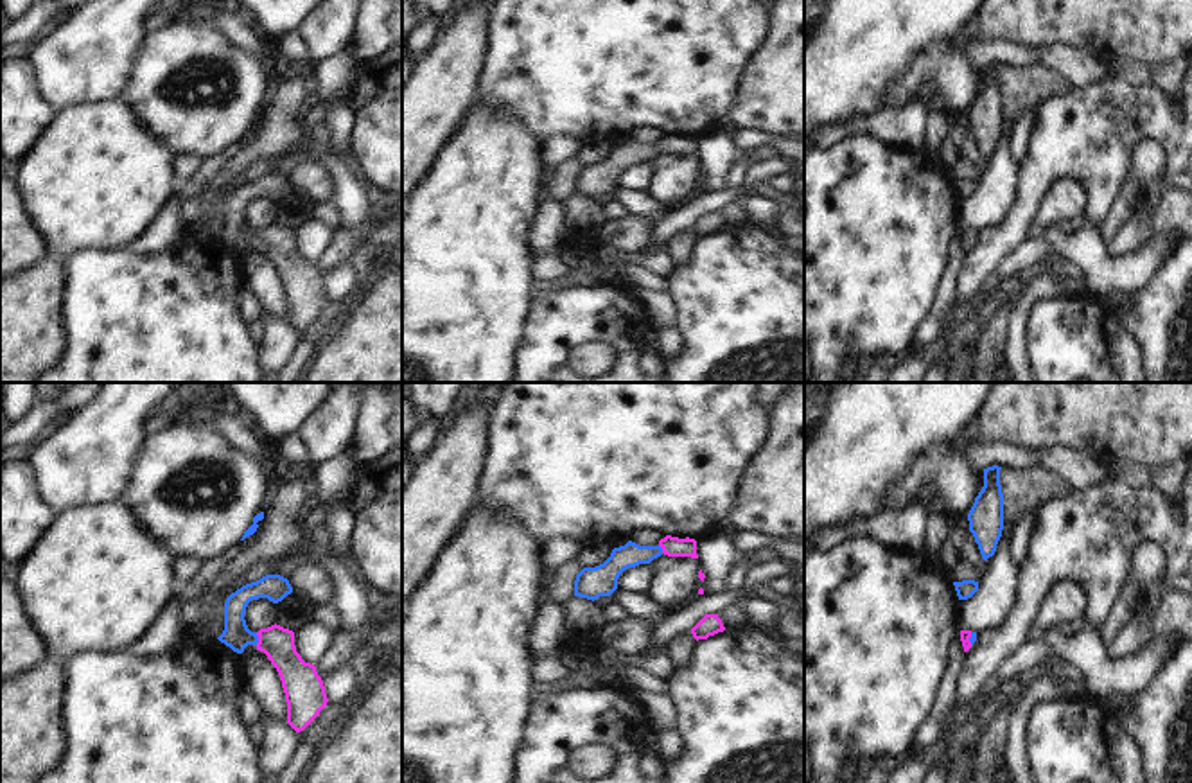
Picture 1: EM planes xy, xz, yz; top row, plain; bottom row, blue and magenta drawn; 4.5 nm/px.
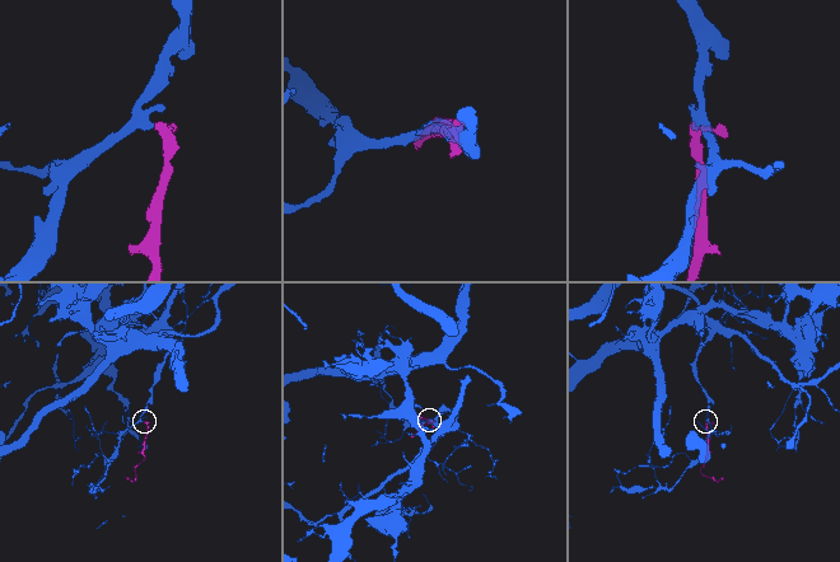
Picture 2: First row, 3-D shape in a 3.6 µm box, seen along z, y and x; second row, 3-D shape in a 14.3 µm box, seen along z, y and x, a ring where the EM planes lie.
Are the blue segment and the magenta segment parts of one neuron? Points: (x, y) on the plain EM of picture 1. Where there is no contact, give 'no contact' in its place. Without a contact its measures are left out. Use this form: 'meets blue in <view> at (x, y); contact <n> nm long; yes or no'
meets blue in xy at (257, 237); contact 60 nm long; yes

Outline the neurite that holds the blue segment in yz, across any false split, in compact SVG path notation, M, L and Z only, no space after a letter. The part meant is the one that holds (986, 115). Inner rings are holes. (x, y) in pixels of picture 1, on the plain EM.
M998 63L984 66L984 84L968 111L969 129L973 131L984 158L995 153L1004 128L1000 66L1002 65Z

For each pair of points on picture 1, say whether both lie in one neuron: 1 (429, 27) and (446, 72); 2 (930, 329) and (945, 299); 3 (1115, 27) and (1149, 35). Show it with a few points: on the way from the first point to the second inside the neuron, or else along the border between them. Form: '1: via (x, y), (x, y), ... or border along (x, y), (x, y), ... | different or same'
1: border along (440, 27), (431, 45), (420, 56) | different
2: via (932, 322), (941, 306) | same
3: via (1124, 27), (1140, 27) | same

